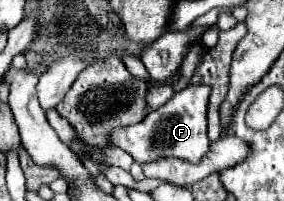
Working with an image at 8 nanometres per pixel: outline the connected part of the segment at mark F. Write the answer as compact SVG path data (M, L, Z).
M203 85L177 91L165 105L151 111L147 119L143 119L141 123L131 127L121 127L119 131L115 131L115 147L121 147L123 151L127 151L137 163L149 163L165 157L199 163L201 157L209 151L209 139L207 139L209 91L211 89Z

